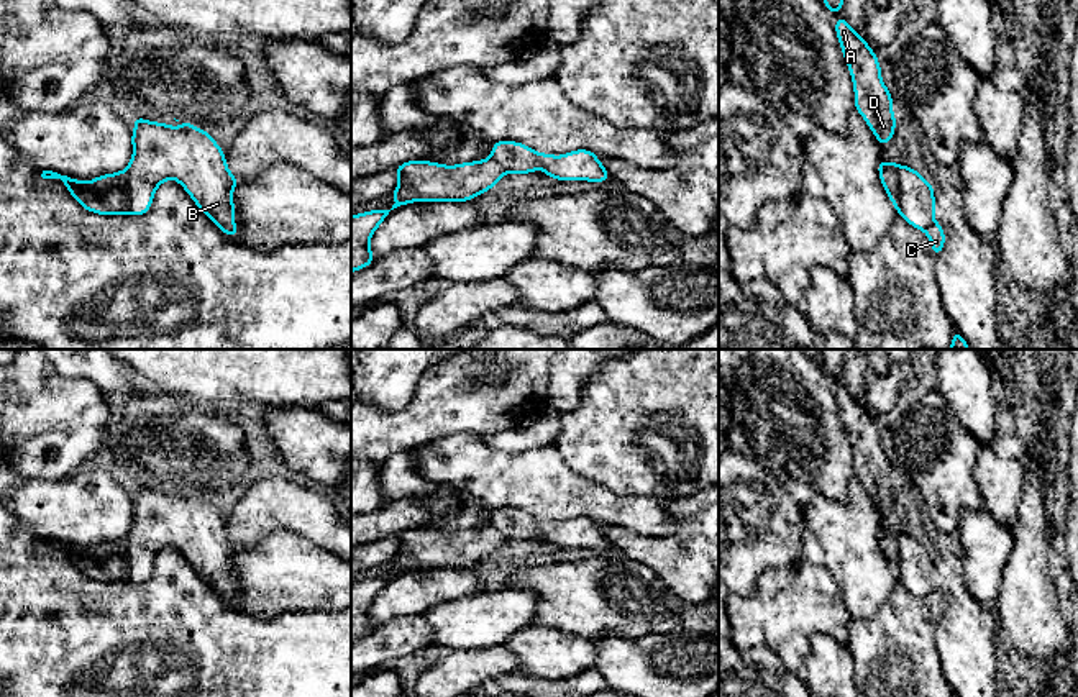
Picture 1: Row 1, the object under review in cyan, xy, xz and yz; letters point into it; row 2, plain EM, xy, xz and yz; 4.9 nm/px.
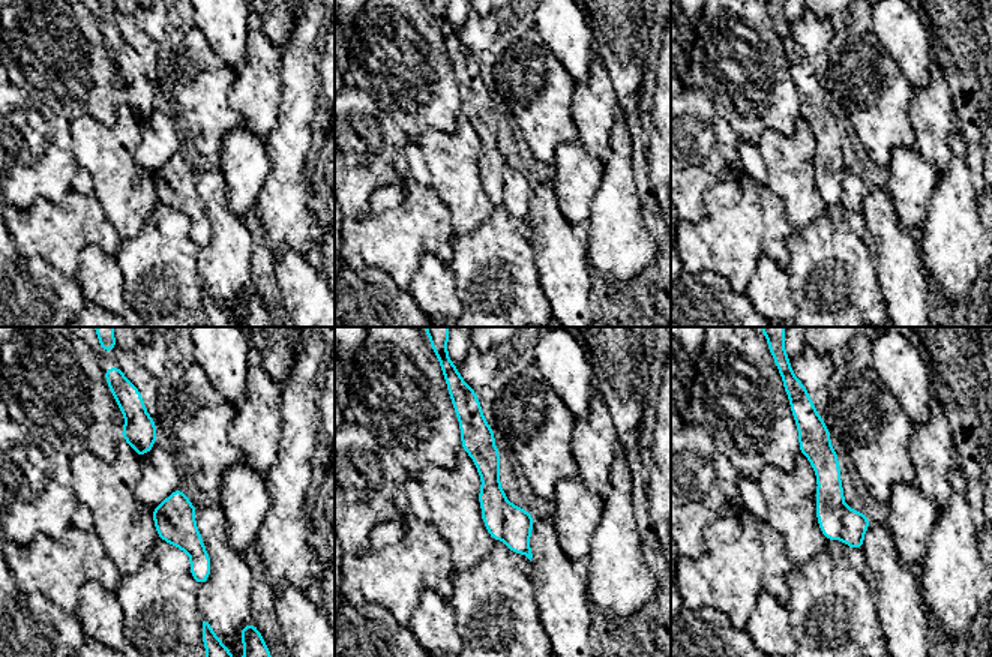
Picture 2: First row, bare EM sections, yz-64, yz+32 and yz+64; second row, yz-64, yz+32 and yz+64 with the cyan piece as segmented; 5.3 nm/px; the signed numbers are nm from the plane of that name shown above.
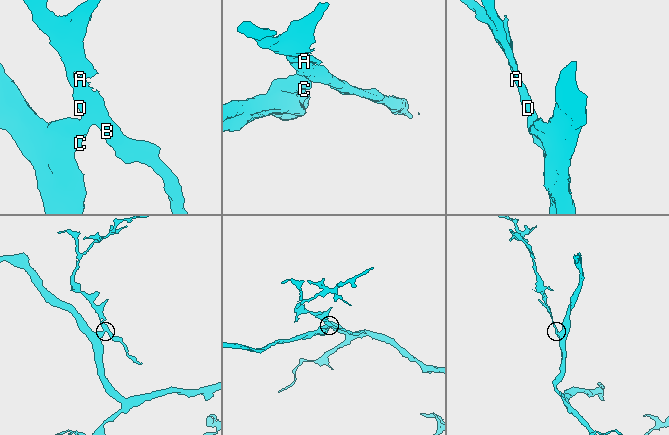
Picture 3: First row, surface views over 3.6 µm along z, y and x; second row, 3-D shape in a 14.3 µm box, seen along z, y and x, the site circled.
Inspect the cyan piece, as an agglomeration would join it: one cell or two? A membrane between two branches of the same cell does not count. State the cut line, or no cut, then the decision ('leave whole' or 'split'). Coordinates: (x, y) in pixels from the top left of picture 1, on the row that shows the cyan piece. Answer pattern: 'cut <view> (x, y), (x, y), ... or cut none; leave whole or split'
cut xy (127, 169), (130, 212); split

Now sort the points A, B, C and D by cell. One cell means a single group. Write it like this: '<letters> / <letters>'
A B D / C

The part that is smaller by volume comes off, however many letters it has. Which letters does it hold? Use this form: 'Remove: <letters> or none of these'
Remove: A, B, D

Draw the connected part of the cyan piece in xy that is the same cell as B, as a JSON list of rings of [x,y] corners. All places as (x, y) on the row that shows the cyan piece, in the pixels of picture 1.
[[[141,116],[131,123],[136,131],[131,134],[135,153],[128,166],[130,213],[144,215],[153,205],[156,189],[164,180],[176,179],[222,233],[238,238],[235,203],[231,202],[238,179],[228,171],[225,153],[203,130],[185,121],[179,123],[180,130]]]

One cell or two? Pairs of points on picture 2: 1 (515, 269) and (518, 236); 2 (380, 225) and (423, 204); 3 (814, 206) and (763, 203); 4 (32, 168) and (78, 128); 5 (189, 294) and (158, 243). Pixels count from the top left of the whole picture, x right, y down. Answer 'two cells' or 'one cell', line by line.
1: one cell
2: one cell
3: two cells
4: two cells
5: one cell

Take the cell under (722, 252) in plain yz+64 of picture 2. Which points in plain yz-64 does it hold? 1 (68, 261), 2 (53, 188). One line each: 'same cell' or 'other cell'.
1: same cell
2: other cell

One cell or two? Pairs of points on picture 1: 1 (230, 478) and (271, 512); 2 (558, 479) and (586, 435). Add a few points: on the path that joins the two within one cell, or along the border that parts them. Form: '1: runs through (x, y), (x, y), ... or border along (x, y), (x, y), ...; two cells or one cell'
1: border along (250, 481), (225, 520); two cells
2: border along (553, 445), (573, 471), (601, 484); two cells

